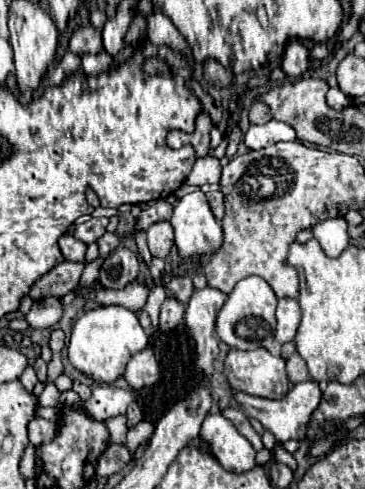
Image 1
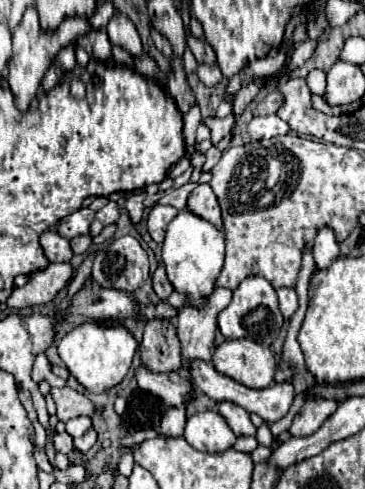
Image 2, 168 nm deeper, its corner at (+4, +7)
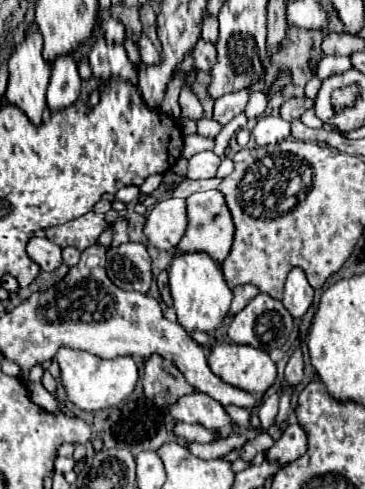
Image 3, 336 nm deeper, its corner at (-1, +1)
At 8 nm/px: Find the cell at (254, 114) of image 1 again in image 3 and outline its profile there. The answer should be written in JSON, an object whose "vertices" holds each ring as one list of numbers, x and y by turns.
{"vertices":[[292,97,288,99,282,107,280,107,280,117,286,119,286,121,292,121,292,119,298,119,306,109,314,105,314,100,306,97]]}

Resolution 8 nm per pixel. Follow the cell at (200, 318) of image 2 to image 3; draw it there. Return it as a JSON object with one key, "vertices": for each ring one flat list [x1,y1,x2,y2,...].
{"vertices":[[240,285,240,287,234,287,232,293,234,293,234,299,232,299,228,317,232,317,232,315,236,315,238,311,242,311,242,307,246,307,246,303,248,303,250,299,254,299,254,295,258,295,260,291,258,291,254,285]]}

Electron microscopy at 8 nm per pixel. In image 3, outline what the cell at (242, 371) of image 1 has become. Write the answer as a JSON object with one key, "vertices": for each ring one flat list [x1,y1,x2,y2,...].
{"vertices":[[218,343,214,345,208,357,210,369,226,383,244,389,248,393,266,393,276,381,276,363,270,359,266,351,254,349,250,345,236,345,236,343]]}

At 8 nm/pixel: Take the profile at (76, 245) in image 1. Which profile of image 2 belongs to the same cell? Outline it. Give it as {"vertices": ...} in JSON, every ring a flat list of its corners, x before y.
{"vertices":[[45,231,41,237,41,249,45,253,45,257,51,263,63,263,63,261,71,261,73,251,69,247,69,241,65,237,61,237,57,231]]}

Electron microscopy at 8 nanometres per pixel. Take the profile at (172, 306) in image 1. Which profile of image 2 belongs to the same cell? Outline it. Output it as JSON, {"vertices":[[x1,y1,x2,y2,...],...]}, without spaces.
{"vertices":[[155,319,147,321,143,329,143,341,139,347,141,363,153,373,167,373,181,369,181,349,177,331,171,321]]}

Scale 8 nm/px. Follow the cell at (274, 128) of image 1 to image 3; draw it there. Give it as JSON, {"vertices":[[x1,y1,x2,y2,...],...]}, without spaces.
{"vertices":[[276,115,260,117,252,135,258,145,274,145,290,137,290,123]]}

